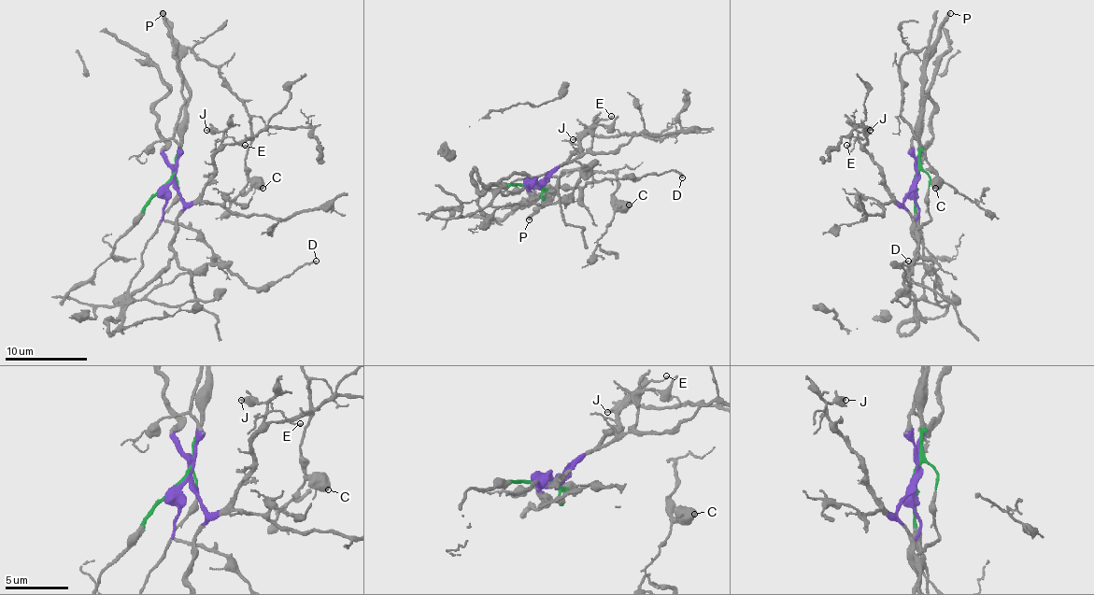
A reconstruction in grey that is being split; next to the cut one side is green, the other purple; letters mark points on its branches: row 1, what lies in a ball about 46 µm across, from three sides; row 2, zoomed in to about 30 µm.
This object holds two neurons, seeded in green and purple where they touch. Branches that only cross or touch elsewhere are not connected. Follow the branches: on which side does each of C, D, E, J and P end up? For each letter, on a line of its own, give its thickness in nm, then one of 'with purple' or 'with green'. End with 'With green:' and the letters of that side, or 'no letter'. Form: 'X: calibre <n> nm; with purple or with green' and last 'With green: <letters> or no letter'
C: calibre 440 nm; with green
D: calibre 180 nm; with green
E: calibre 110 nm; with purple
J: calibre 260 nm; with purple
P: calibre 360 nm; with green
With green: C, D, P

